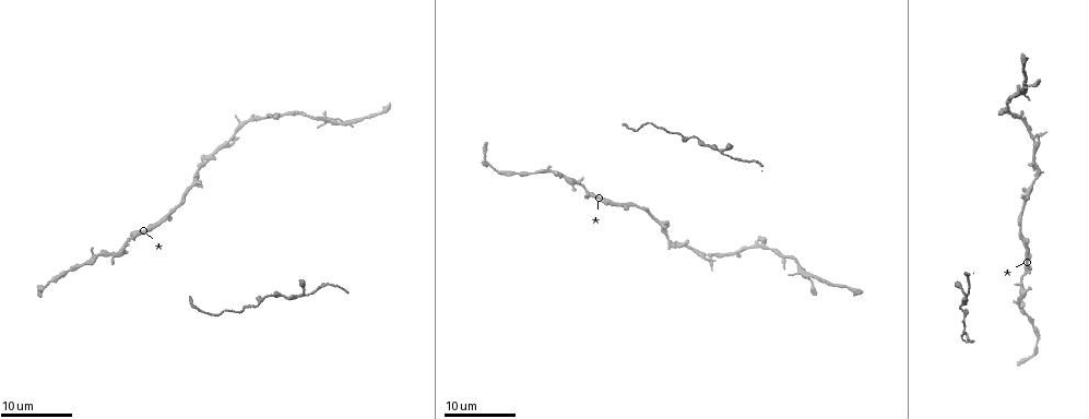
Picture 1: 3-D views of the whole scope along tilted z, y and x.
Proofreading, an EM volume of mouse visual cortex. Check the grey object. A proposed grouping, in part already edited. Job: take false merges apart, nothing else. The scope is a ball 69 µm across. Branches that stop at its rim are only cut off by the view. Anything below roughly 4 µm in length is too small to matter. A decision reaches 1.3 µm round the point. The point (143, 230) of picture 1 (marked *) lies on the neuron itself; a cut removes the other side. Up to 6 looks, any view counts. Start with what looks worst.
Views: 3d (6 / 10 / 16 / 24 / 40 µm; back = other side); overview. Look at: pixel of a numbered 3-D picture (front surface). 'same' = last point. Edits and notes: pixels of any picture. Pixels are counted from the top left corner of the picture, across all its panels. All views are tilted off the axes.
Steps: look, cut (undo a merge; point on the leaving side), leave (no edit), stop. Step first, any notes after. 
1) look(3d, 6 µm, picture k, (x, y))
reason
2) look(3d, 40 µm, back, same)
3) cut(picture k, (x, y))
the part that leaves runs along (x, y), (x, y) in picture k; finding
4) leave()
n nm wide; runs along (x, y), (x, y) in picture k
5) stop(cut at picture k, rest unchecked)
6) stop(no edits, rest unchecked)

look(3d, 24 µm, picture 1, (1019, 285))

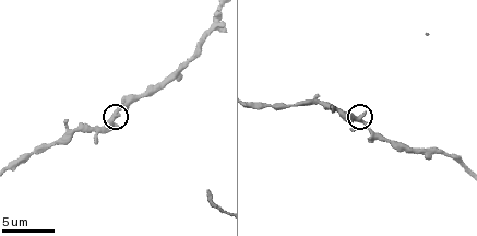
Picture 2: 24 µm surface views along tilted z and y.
look(3d, 10 µm, picture 2, (360, 118))
zoom in

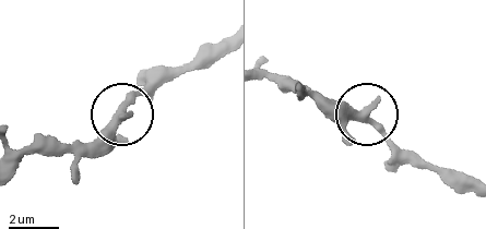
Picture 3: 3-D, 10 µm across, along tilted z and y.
look(3d, 6 µm, picture 3, (368, 113))

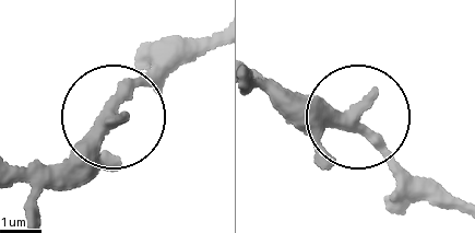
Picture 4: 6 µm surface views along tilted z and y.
leave()
330 nm wide; runs along (209, 41), (149, 80), (79, 166), (25, 212) in picture 4; continuous, no second neuron

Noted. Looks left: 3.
look(3d, 16 µm, picture 1, (262, 118))

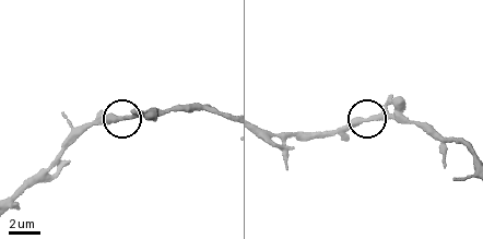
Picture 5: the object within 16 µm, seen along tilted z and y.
look(3d, 6 µm, picture 5, (122, 119))
zoom in

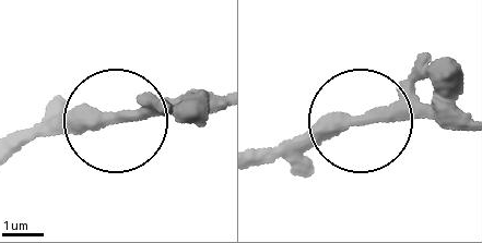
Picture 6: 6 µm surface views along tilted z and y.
leave()
runs along (12, 154), (45, 128), (157, 119), (212, 101) in picture 6; all the same neuron

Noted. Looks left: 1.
stop(no edits, rest unchecked)

